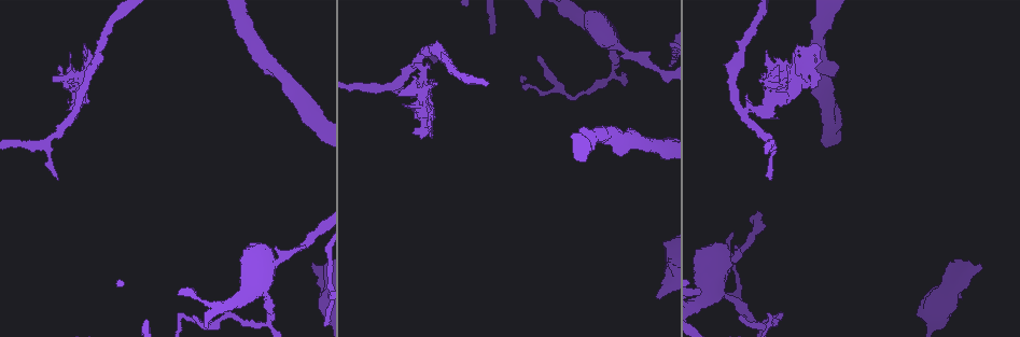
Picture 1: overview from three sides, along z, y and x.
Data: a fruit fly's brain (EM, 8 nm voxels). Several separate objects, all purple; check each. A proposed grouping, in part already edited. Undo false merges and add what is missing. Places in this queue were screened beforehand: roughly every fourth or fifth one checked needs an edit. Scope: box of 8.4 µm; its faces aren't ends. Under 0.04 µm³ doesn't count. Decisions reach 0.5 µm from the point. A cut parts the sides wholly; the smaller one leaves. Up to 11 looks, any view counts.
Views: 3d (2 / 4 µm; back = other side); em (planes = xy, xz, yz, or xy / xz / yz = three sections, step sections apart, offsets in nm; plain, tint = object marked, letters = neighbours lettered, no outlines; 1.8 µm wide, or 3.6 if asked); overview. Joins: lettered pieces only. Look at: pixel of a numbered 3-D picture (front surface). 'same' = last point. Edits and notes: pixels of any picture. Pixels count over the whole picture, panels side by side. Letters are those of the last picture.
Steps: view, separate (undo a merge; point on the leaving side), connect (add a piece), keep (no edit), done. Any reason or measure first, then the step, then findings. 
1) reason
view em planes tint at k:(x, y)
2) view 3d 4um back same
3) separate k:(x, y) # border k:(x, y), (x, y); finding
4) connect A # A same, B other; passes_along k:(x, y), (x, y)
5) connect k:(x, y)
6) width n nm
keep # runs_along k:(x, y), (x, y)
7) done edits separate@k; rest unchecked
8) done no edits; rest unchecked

calibre changes
view 3d 4um at 1:(260, 290)

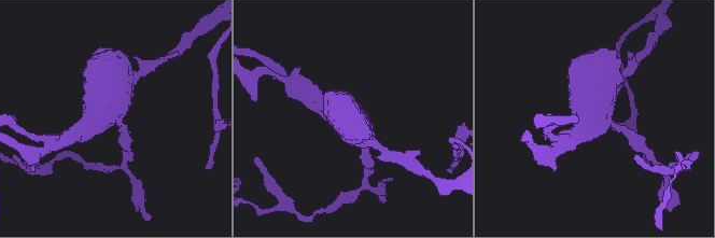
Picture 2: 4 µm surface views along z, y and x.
shape alone is not enough
view em 3.6um xz step 4 tint at 2:(114, 115)

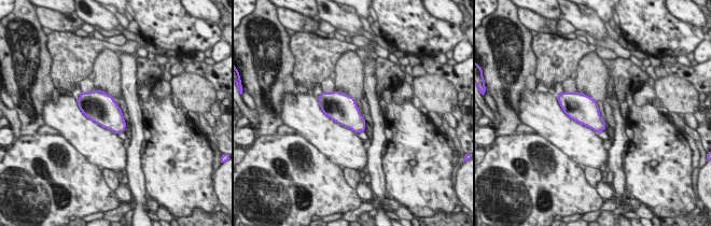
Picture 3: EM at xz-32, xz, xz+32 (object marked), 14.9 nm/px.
view em 3.6um planes letters same

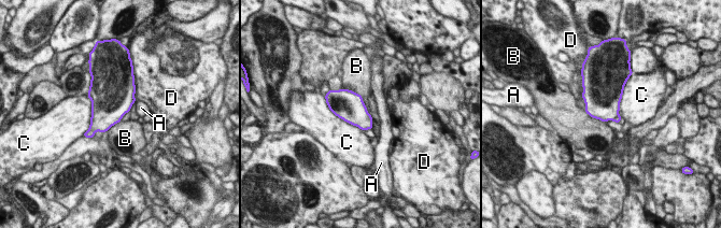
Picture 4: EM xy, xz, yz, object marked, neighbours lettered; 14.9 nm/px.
width 420 nm
separate 4:(89, 133) # A other, B other, C other, D other; border 4:(89, 128), (95, 131); two neurons meet here

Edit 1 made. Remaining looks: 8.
free end
view 3d 4um at 1:(771, 180)

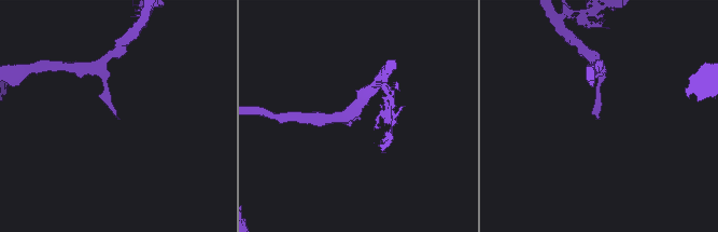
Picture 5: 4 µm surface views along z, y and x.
now the EM
view em yz step 4 tint at 5:(361, 119)

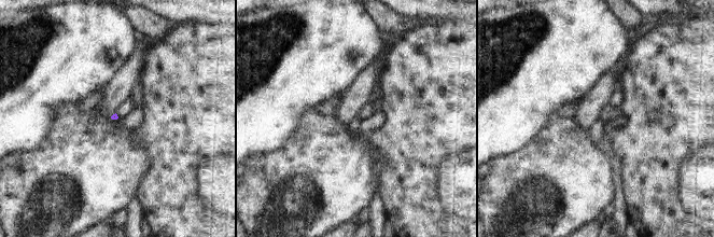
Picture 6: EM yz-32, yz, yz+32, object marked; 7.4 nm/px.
view em planes letters same

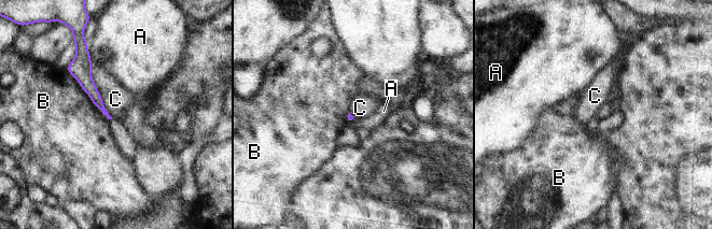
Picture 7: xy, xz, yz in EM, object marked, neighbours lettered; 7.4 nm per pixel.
keep # A other, B other, C other; none of them fits

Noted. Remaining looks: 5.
free end
view em yz step 16 letters at 1:(980, 266)

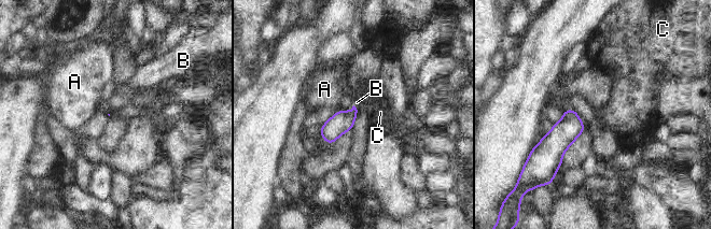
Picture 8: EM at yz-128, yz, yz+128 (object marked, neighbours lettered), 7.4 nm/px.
view em planes letters same

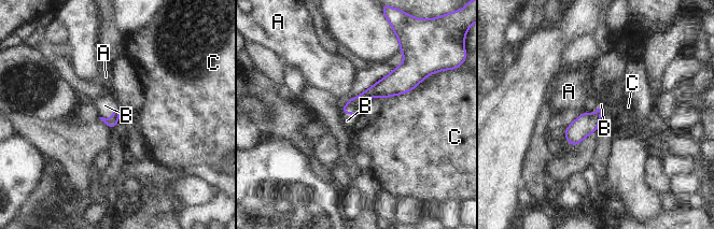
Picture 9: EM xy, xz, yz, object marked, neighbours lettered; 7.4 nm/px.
connect B # A other, B same, C other; passes_along 9:(111, 123), (111, 117), (104, 105); the neuron continues

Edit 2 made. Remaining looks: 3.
done edits separate@4, connect@9; rest unchecked

